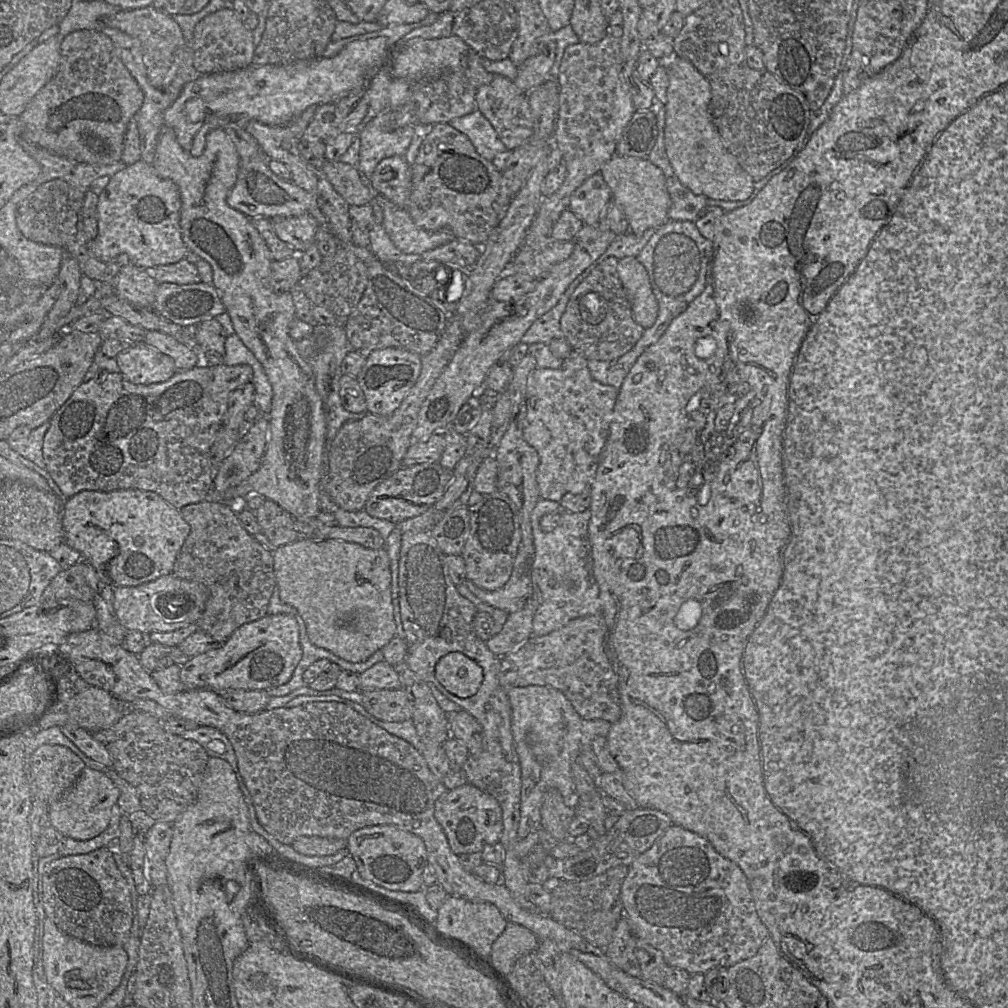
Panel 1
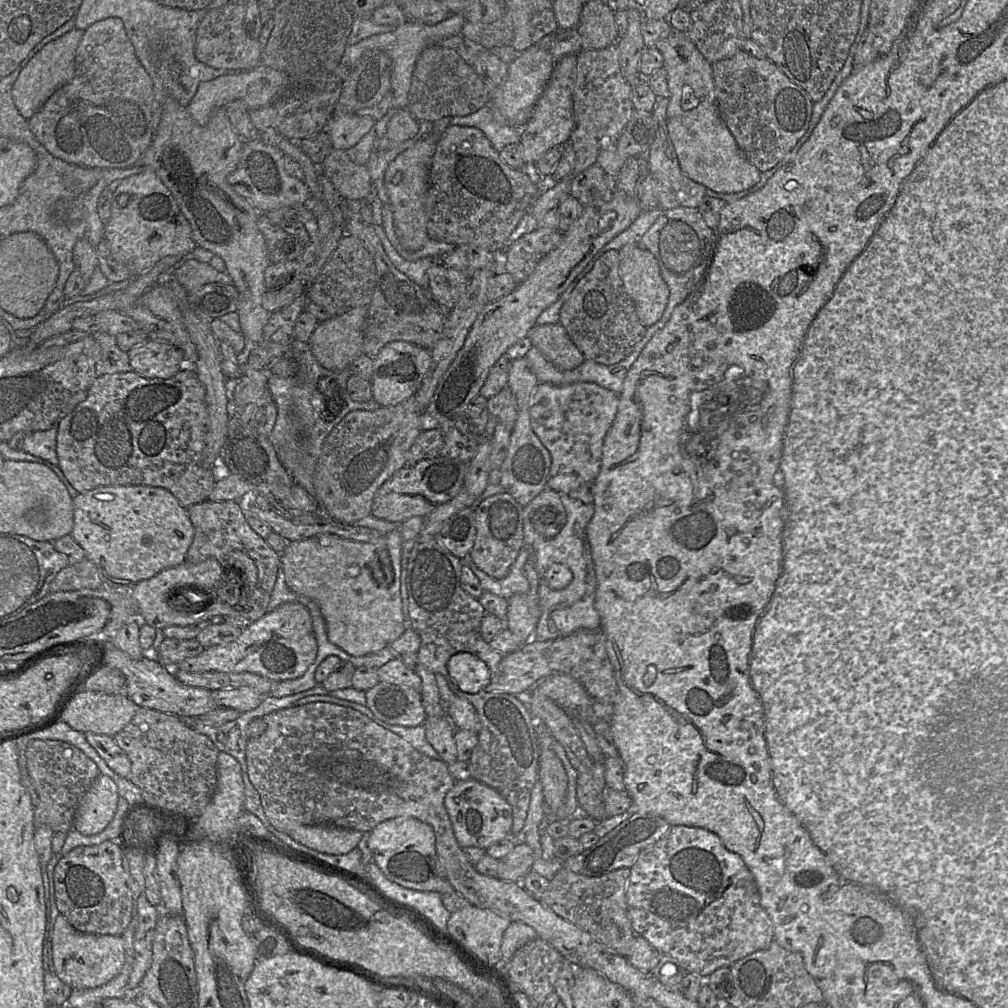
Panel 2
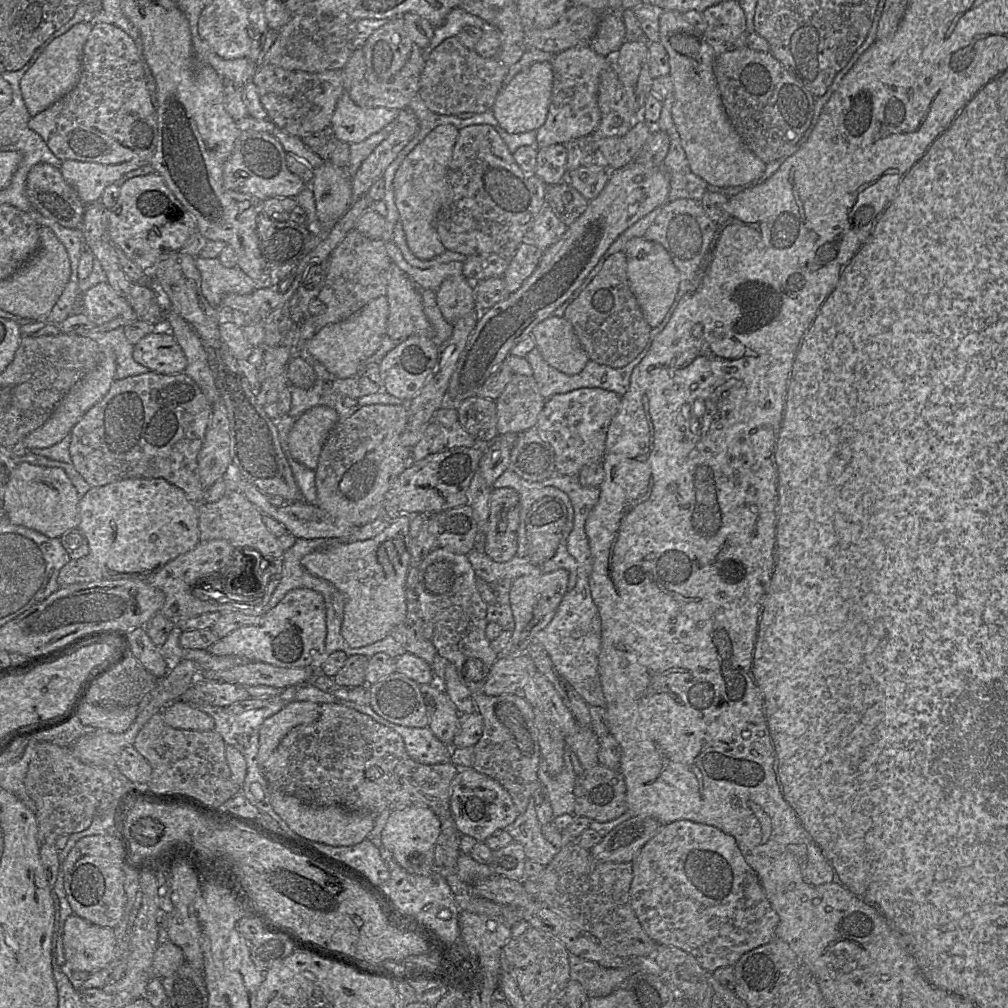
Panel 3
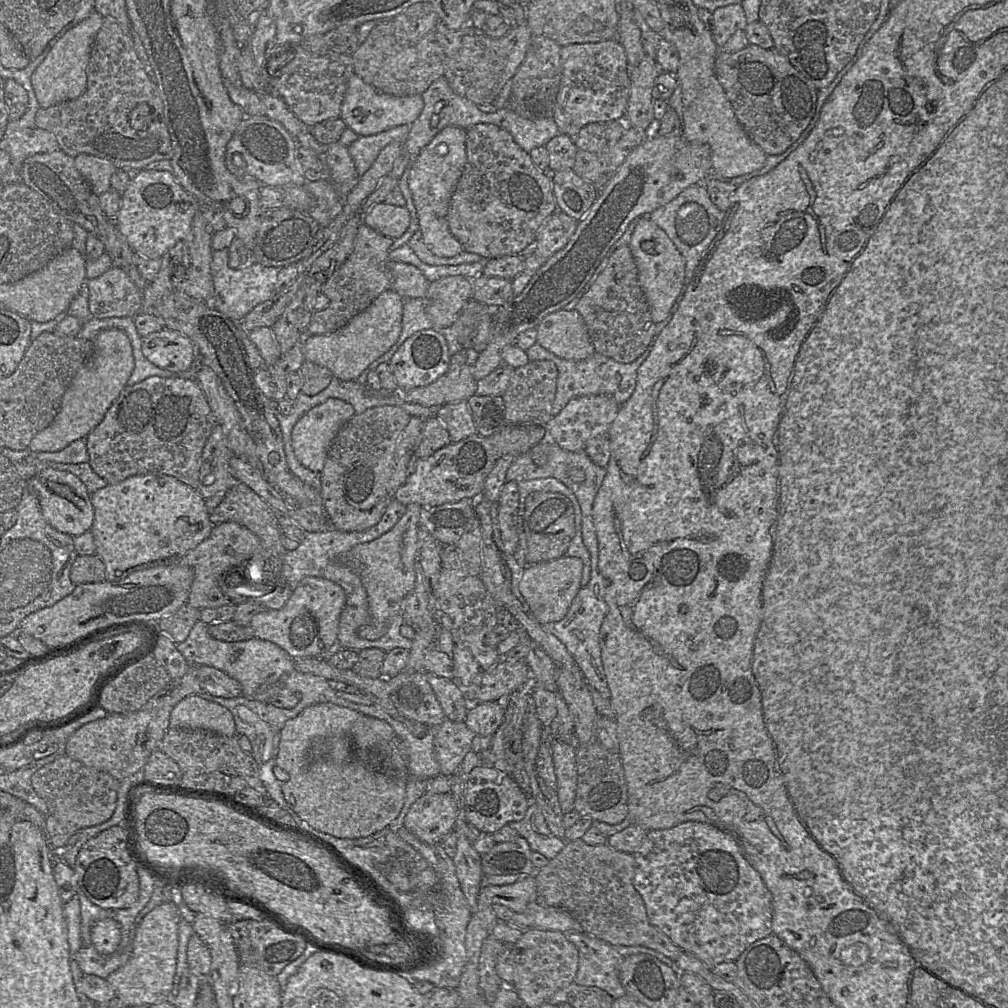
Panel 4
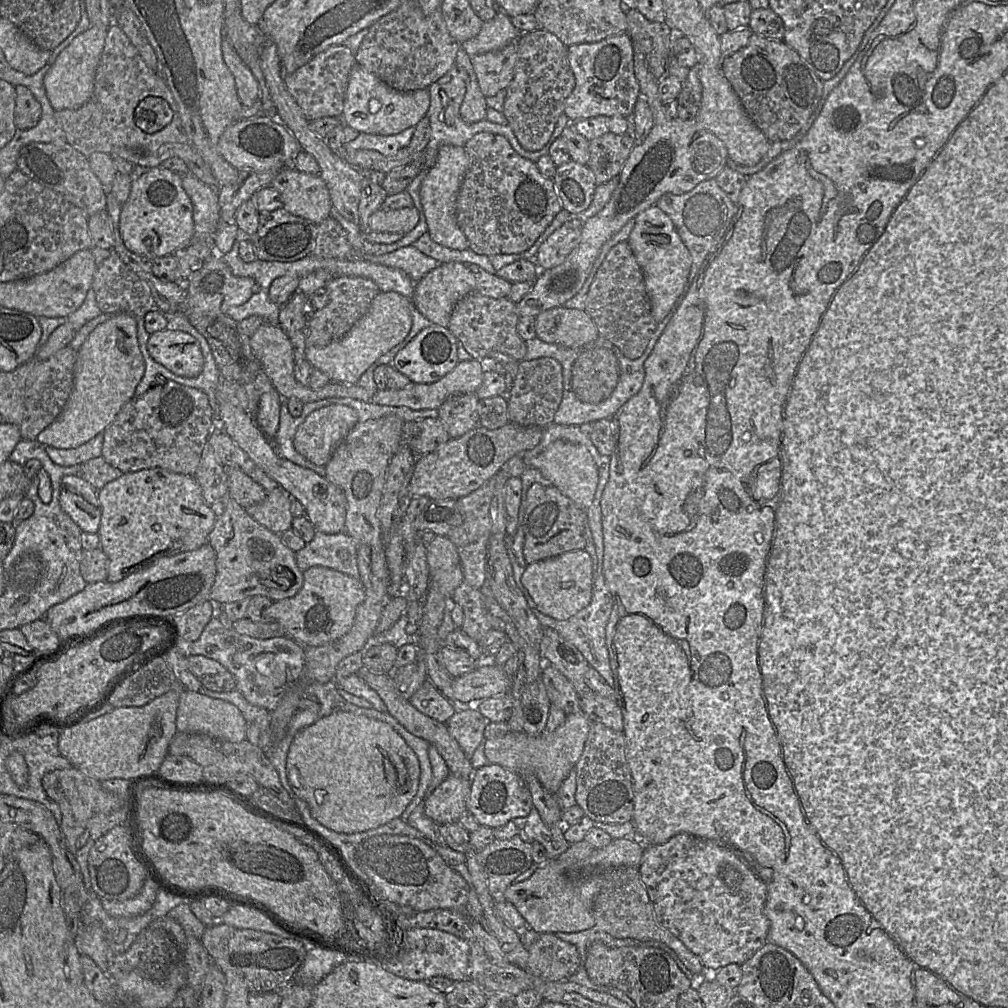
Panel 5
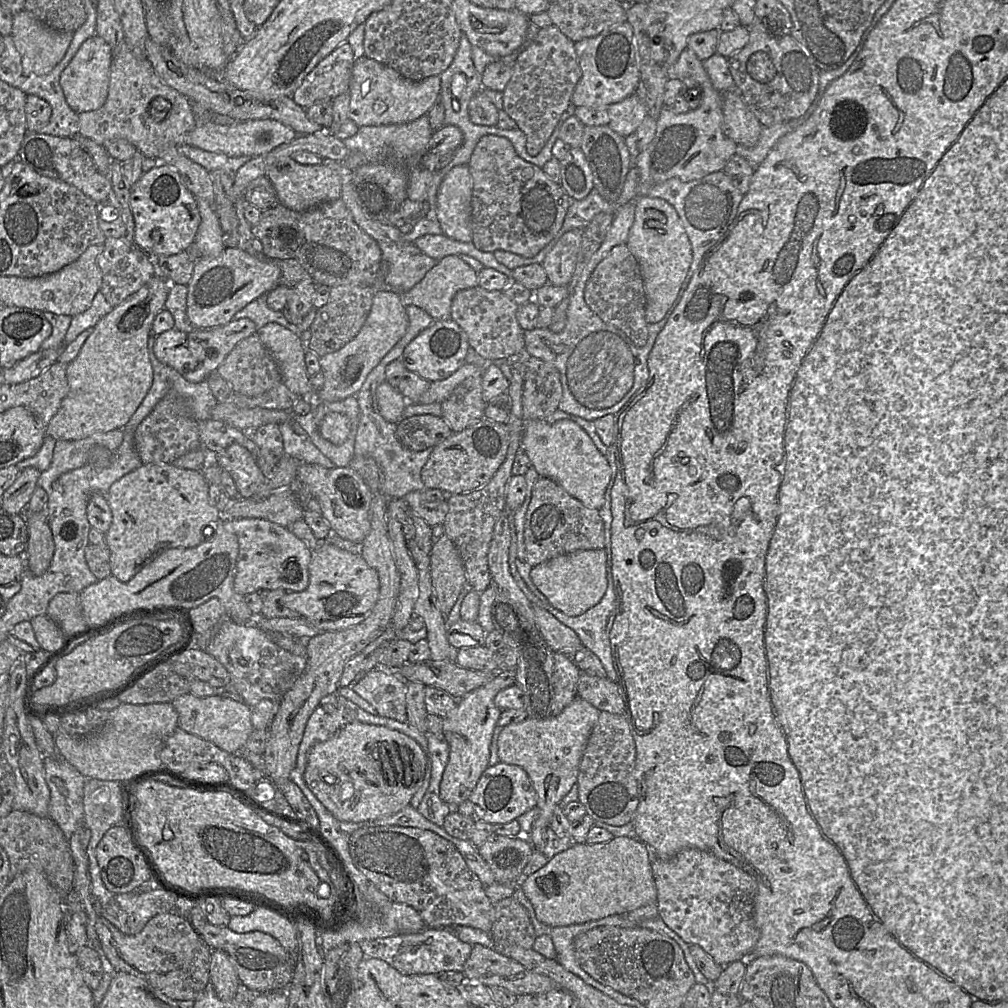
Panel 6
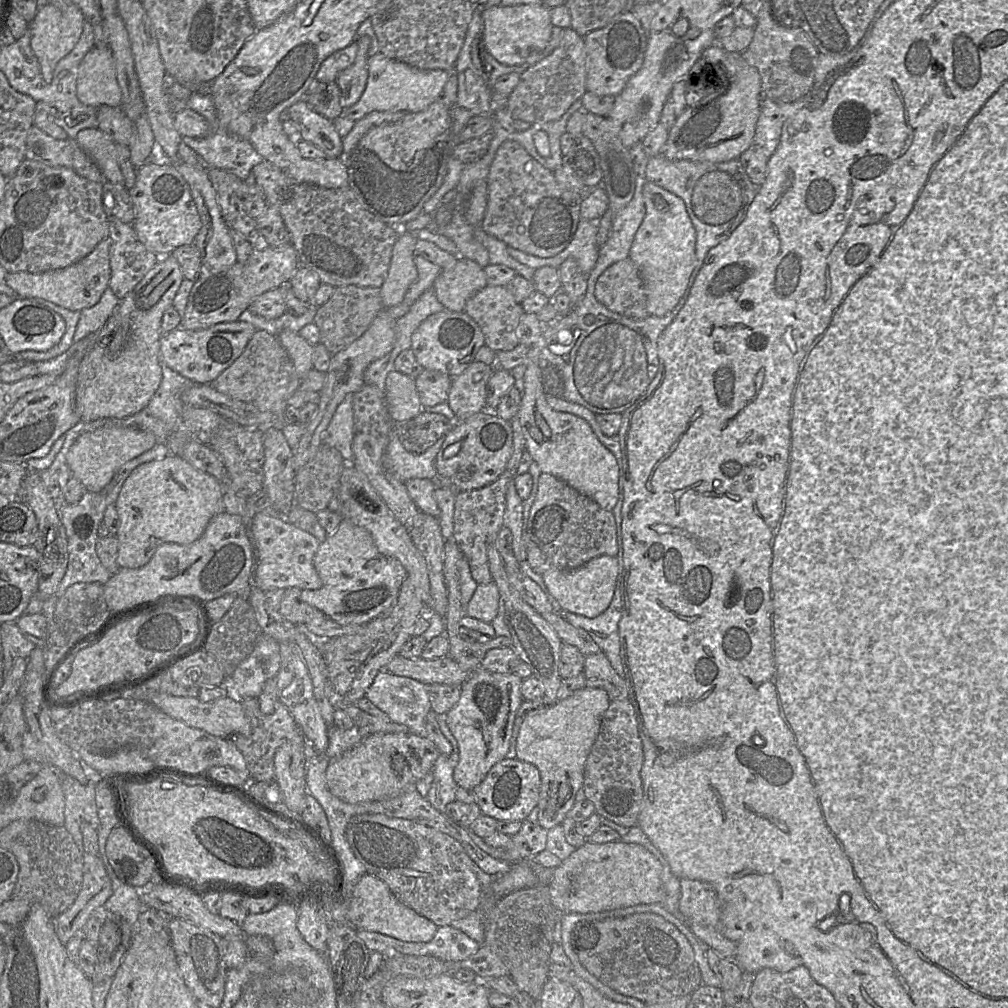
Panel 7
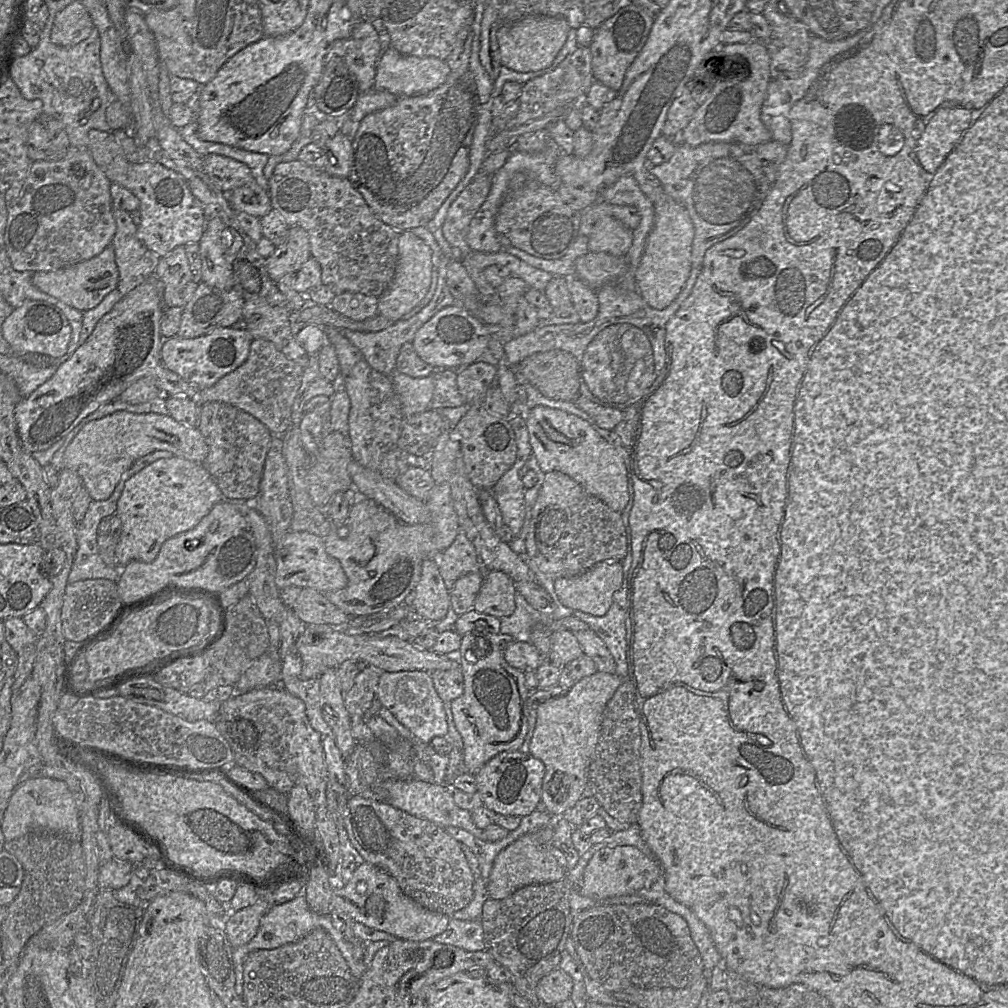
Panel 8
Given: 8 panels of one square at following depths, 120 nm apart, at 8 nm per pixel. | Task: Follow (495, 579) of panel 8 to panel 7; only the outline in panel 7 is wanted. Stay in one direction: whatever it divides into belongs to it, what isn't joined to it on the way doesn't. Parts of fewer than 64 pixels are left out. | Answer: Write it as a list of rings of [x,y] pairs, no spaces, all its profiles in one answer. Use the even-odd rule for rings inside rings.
[[[495,582],[478,585],[466,607],[466,615],[490,623],[498,614],[499,598]]]

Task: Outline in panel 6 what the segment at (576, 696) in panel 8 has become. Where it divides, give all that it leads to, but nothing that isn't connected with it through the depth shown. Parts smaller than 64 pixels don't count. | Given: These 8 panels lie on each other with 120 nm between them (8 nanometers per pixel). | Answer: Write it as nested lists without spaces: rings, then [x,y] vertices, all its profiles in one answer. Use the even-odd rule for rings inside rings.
[[[576,697],[562,712],[555,717],[546,719],[526,719],[517,724],[502,728],[497,738],[497,754],[500,762],[514,764],[523,768],[528,774],[537,793],[537,806],[540,815],[534,821],[530,836],[530,843],[535,851],[543,852],[547,844],[547,830],[550,827],[554,809],[561,803],[564,796],[577,783],[579,765],[584,754],[589,736],[597,723],[600,711],[589,702]]]

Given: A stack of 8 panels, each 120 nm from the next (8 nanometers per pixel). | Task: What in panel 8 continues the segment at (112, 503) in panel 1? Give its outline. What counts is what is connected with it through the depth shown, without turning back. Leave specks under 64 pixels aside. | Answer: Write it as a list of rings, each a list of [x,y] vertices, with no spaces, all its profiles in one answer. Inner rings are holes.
[[[174,455],[148,464],[125,482],[117,501],[116,515],[122,525],[121,536],[115,550],[119,564],[125,566],[133,560],[144,563],[153,562],[167,539],[197,526],[212,507],[223,499],[220,488],[204,467],[203,462],[194,462]]]

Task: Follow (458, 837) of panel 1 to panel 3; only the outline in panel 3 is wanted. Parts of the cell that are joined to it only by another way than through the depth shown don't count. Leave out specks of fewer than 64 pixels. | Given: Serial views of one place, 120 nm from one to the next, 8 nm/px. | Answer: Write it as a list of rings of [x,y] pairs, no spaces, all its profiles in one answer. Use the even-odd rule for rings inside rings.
[[[473,767],[460,769],[451,783],[451,814],[461,835],[484,842],[497,830],[512,824],[519,813],[508,791],[496,780],[477,772]]]

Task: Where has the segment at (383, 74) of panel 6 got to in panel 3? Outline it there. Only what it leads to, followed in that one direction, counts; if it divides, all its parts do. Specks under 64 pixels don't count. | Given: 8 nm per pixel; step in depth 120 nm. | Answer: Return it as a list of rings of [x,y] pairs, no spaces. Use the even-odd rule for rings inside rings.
[[[344,90],[337,102],[331,127],[338,141],[360,143],[388,124],[394,123],[399,113],[398,109],[360,107]]]

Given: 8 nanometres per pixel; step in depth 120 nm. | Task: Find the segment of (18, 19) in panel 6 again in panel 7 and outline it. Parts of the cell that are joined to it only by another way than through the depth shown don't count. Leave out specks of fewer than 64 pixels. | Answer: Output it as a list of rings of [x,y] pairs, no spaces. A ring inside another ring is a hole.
[[[75,3],[67,8],[46,4],[38,9],[35,18],[28,24],[31,49],[46,80],[51,79],[56,64],[69,54],[79,41],[85,21],[85,16]]]

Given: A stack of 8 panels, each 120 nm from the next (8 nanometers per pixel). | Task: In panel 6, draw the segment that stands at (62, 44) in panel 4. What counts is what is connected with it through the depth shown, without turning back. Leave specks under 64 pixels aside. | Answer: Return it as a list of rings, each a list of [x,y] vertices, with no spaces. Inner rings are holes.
[[[97,34],[85,40],[60,76],[60,86],[67,104],[76,113],[99,109],[104,105],[109,89],[112,48]]]

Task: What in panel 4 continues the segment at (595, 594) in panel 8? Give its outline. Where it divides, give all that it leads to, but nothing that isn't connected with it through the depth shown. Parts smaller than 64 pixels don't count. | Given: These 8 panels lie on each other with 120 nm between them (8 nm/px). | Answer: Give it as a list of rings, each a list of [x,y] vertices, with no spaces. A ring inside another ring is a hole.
[[[565,555],[551,561],[530,564],[524,568],[518,590],[528,605],[529,614],[539,624],[563,619],[573,599],[582,588],[582,571],[583,562],[580,558]]]

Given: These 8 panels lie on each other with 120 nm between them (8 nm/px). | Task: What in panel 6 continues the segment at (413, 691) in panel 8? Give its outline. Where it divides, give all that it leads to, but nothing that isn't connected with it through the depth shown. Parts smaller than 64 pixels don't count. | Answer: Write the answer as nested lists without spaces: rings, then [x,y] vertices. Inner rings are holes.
[[[374,669],[352,684],[353,690],[370,703],[380,716],[408,722],[407,681],[390,669]]]

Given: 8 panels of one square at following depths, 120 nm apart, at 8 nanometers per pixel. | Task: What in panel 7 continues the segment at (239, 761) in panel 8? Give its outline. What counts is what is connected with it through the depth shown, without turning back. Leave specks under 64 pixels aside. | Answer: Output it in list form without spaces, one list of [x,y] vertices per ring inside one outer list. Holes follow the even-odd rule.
[[[245,698],[241,700],[241,703],[245,715],[250,721],[251,733],[249,735],[232,733],[228,736],[228,739],[234,743],[246,761],[249,782],[274,781],[274,756],[277,749],[291,738],[302,734],[302,732],[287,707],[279,700],[277,707],[271,714],[261,712],[258,698]]]

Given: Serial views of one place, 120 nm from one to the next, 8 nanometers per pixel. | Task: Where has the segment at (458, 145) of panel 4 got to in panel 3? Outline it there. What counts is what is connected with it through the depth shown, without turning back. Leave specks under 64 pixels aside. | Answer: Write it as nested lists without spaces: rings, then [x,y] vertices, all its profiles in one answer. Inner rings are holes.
[[[453,125],[437,126],[405,157],[393,179],[395,205],[407,245],[420,259],[432,259],[446,250],[439,239],[435,220],[447,197],[447,173],[458,135],[459,130]]]

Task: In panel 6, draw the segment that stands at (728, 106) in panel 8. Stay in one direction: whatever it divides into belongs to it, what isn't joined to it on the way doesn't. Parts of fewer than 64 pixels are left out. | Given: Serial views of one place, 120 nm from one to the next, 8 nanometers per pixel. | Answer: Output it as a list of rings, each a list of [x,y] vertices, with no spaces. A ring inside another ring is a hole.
[[[686,48],[670,68],[670,78],[696,81],[700,85],[700,105],[682,114],[672,112],[667,106],[662,108],[656,120],[654,139],[633,161],[638,169],[640,195],[647,195],[651,187],[671,178],[690,182],[723,171],[730,158],[736,155],[738,145],[723,131],[722,93],[713,87],[703,61]]]

